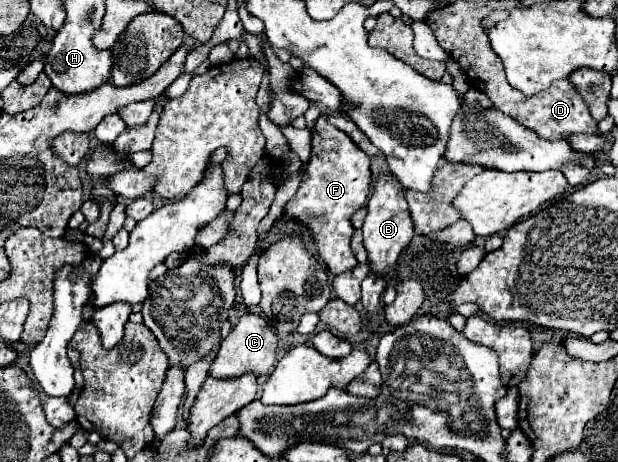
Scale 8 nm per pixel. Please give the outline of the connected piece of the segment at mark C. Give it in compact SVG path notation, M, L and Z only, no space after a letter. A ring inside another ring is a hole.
M245 312L235 324L233 332L223 340L217 358L209 368L209 374L213 378L235 378L245 372L255 372L257 376L263 376L271 372L271 368L275 366L277 346L279 346L279 336L275 334L273 326L267 324L267 318L255 312Z

